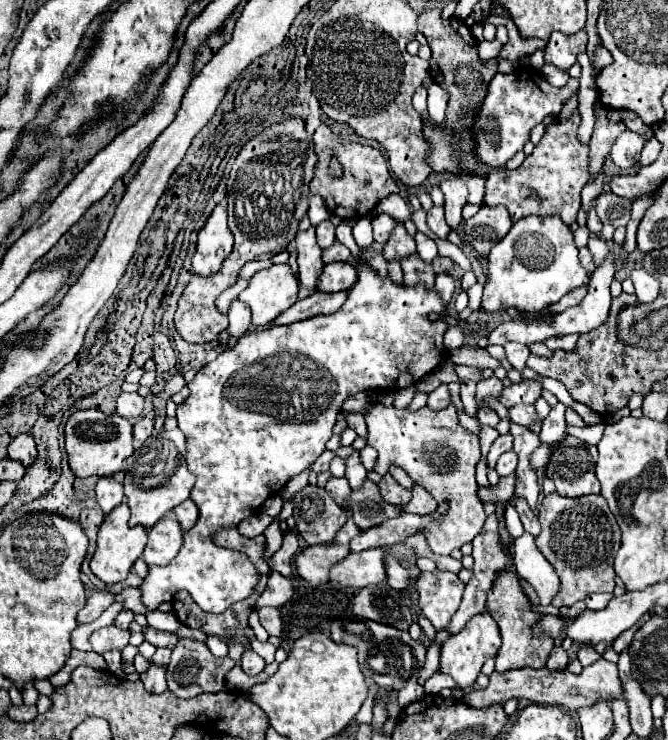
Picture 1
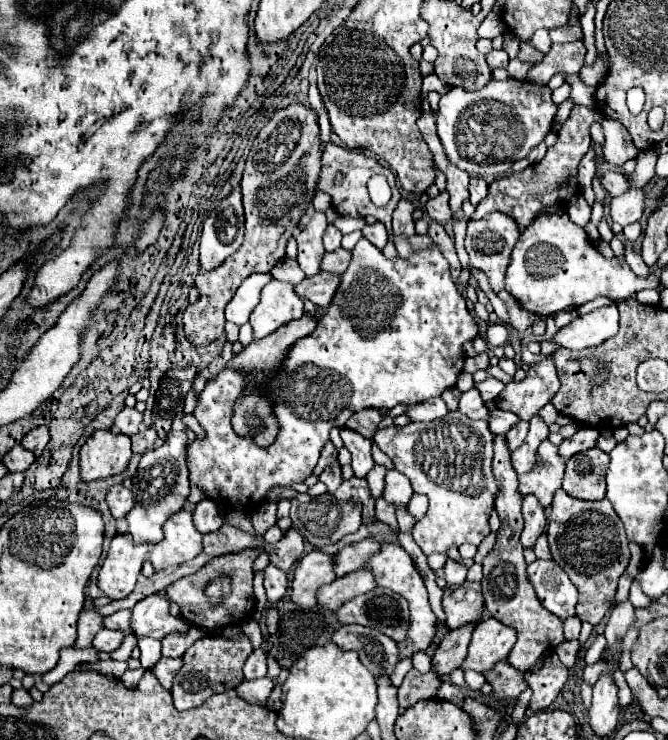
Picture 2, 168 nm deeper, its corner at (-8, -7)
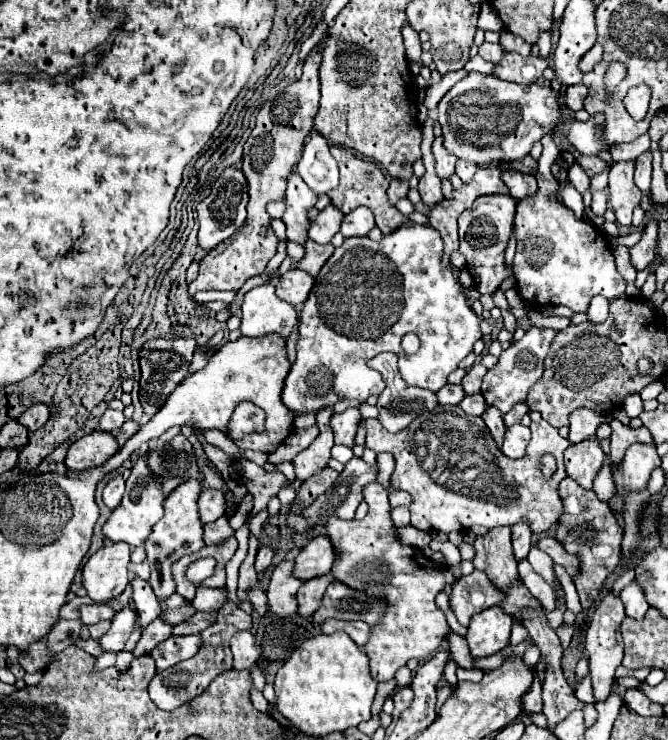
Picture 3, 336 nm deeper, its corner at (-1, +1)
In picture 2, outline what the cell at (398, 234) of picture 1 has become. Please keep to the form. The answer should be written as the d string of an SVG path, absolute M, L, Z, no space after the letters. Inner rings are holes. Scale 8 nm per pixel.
M401 200L393 212L393 236L409 238L415 234L415 224L413 224L413 214L415 206L409 200Z

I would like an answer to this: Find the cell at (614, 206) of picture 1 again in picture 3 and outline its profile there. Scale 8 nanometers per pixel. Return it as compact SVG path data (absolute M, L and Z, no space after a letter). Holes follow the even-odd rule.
M616 162L610 170L610 204L622 226L632 226L633 211L643 196L634 184L634 166L636 162Z

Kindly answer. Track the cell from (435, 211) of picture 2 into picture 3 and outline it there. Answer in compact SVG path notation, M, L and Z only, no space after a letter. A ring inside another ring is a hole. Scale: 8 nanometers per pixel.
M424 126L422 128L422 160L424 160L424 166L426 166L426 172L424 176L420 178L420 184L418 184L418 192L422 196L422 202L426 206L434 206L442 200L442 190L440 190L440 178L434 170L434 156L432 156L432 140L434 140L434 134L432 134L432 126Z

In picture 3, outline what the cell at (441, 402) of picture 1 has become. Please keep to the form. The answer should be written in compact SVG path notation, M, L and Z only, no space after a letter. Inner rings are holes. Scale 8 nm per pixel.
M390 352L378 354L378 358L374 358L370 366L378 368L380 374L382 374L382 378L384 378L384 382L386 382L386 388L384 388L382 394L378 396L378 404L376 404L376 408L378 408L378 420L380 420L380 424L382 424L386 430L390 430L390 432L400 432L400 430L408 428L414 418L418 418L418 416L424 414L424 412L430 412L430 410L434 410L434 408L438 406L438 400L436 400L436 394L434 394L434 392L424 390L424 388L408 386L408 384L402 380L402 376L400 376L400 372L398 372L398 368L396 368L396 356L394 356L394 354L390 354Z

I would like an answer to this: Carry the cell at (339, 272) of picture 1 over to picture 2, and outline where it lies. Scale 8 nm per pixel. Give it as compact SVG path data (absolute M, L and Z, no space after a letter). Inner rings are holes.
M321 272L313 278L305 278L301 284L295 286L295 290L301 298L311 300L315 306L327 308L333 302L339 286L341 286L341 276L331 272Z

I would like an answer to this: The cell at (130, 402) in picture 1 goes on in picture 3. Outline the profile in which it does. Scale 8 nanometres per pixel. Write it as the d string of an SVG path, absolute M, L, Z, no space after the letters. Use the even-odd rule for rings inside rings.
M106 410L98 422L98 428L110 434L116 434L120 430L120 426L124 424L124 414L120 410Z

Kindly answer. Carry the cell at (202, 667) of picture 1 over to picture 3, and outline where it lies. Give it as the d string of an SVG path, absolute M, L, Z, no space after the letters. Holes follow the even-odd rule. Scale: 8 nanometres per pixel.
M226 602L220 610L218 610L218 616L216 616L216 622L210 624L204 632L202 632L202 638L204 638L204 644L202 644L202 650L198 650L198 654L190 660L184 660L176 666L172 666L170 670L162 670L162 672L156 672L154 678L150 680L148 684L148 692L150 692L150 700L160 708L160 710L174 710L186 702L190 702L192 698L200 696L208 684L222 672L230 670L232 668L232 652L230 652L230 638L240 632L240 630L250 630L252 628L252 618L242 612L236 604L232 602Z

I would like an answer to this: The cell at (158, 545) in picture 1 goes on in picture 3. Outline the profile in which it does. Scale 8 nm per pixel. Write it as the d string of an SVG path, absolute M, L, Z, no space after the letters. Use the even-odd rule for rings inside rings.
M200 472L200 478L192 478L182 482L178 488L172 490L170 496L166 496L164 500L164 516L162 520L152 528L152 534L148 536L148 540L144 542L146 554L148 554L148 562L150 562L150 588L154 590L156 598L160 602L164 602L168 596L172 596L176 592L176 584L172 578L172 564L178 562L182 556L186 554L194 554L200 548L204 548L204 524L198 518L198 498L202 492L202 480L204 474Z

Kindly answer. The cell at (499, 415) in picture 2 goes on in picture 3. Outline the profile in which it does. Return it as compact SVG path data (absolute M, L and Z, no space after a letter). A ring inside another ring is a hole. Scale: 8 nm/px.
M482 394L464 396L464 400L460 402L460 408L462 408L466 414L472 414L472 416L482 416L482 412L486 410L486 400L482 398Z

